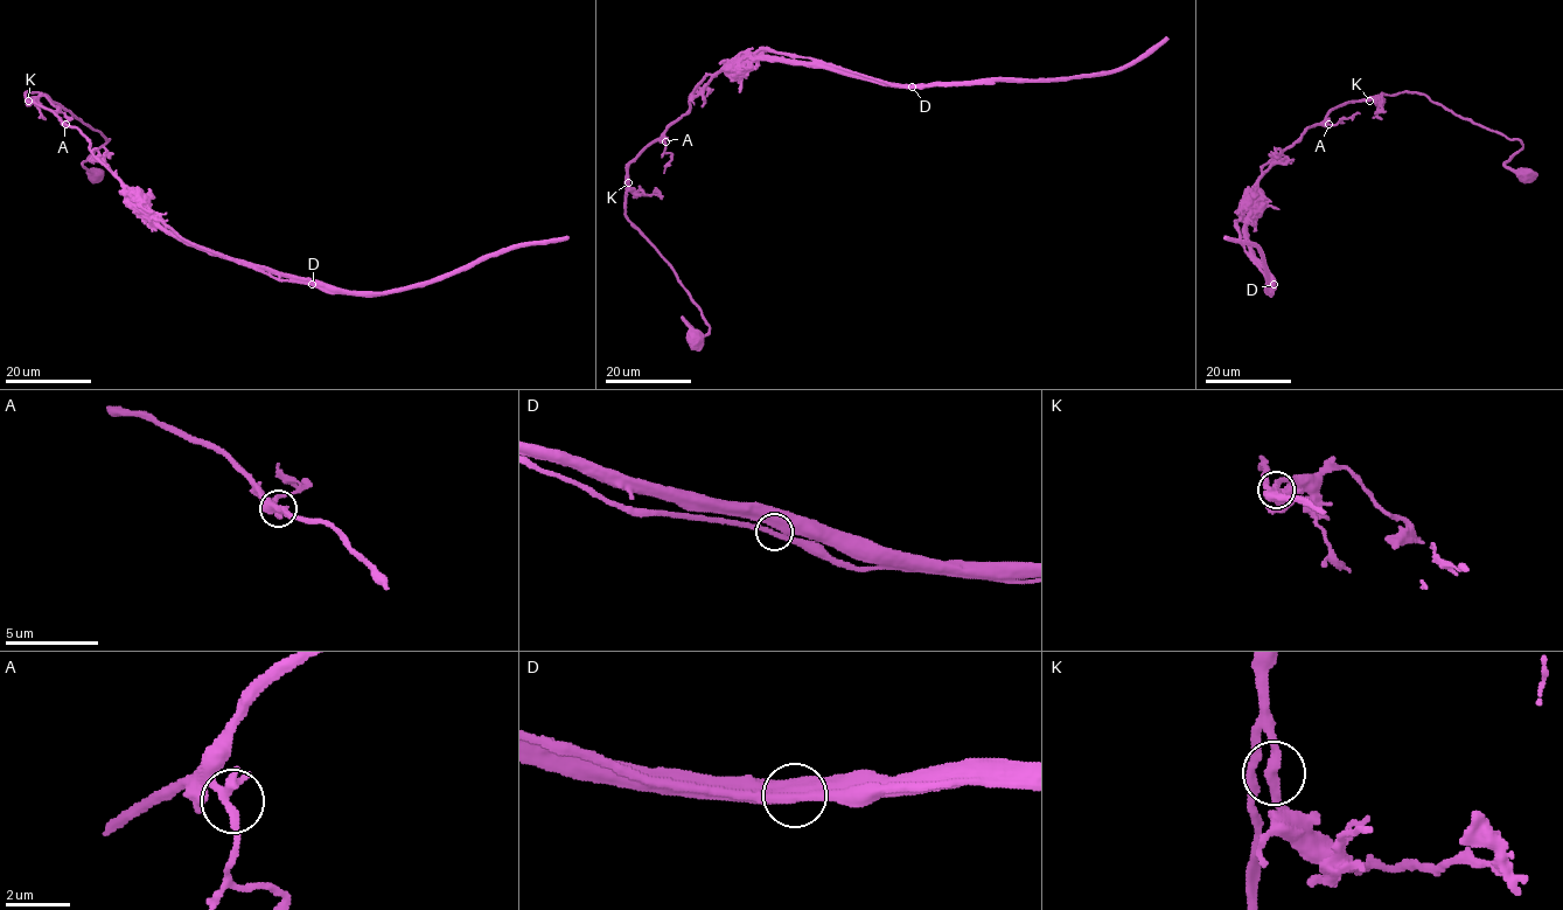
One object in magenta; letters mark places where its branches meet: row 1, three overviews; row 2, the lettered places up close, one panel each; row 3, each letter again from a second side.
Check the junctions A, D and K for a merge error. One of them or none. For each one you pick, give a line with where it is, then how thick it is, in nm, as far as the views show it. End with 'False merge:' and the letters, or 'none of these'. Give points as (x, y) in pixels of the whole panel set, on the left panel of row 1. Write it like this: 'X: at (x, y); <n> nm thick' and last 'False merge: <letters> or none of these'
D: at (312, 284); 700 nm thick
False merge: D

